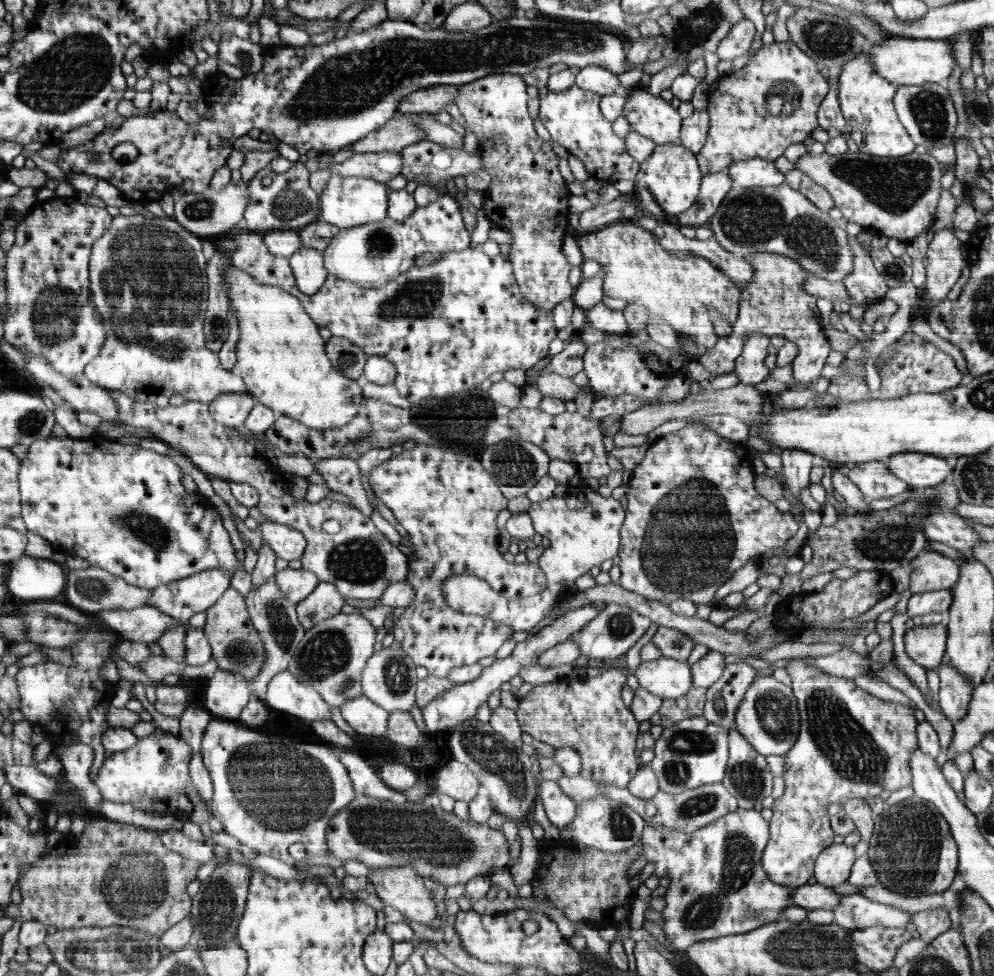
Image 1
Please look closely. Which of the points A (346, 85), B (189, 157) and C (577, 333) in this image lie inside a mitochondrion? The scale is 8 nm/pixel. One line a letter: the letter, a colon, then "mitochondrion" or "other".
A: mitochondrion
B: other
C: other

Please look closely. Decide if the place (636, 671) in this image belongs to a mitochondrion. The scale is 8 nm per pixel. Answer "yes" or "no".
no

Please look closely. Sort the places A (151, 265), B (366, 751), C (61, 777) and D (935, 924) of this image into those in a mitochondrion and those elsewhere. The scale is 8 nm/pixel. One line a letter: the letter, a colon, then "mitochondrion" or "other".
A: mitochondrion
B: other
C: other
D: other

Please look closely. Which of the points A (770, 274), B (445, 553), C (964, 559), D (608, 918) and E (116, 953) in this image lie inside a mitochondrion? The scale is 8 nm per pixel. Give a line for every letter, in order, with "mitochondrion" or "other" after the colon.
A: mitochondrion
B: other
C: other
D: other
E: mitochondrion

